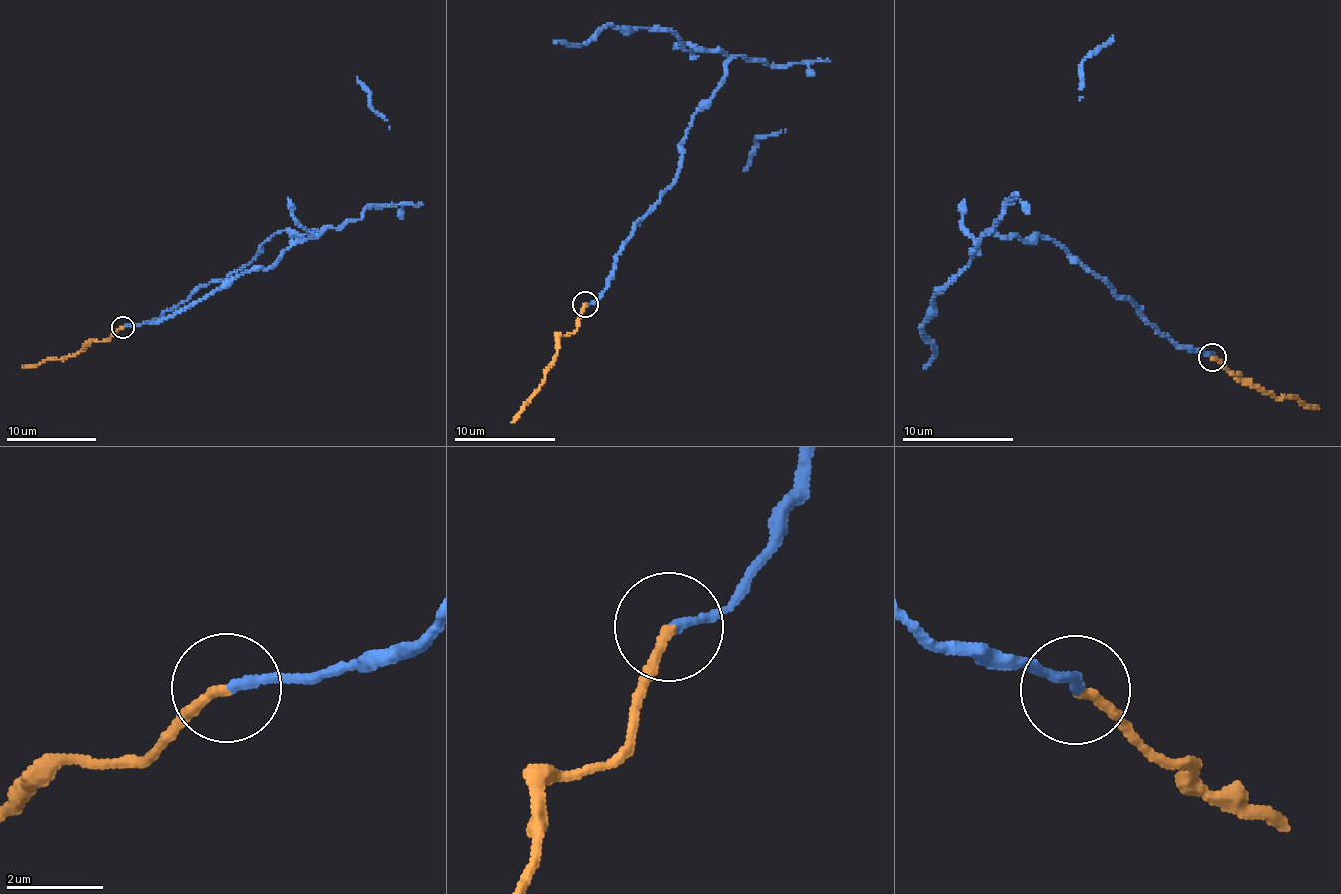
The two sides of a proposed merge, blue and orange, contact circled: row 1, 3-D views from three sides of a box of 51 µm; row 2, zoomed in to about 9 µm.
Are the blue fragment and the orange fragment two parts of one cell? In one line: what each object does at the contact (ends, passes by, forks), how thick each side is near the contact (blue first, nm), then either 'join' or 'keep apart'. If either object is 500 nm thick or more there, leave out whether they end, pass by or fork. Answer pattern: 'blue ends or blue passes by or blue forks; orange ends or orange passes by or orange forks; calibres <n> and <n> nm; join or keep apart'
blue ends; orange ends; calibres 180 and 190 nm; join

